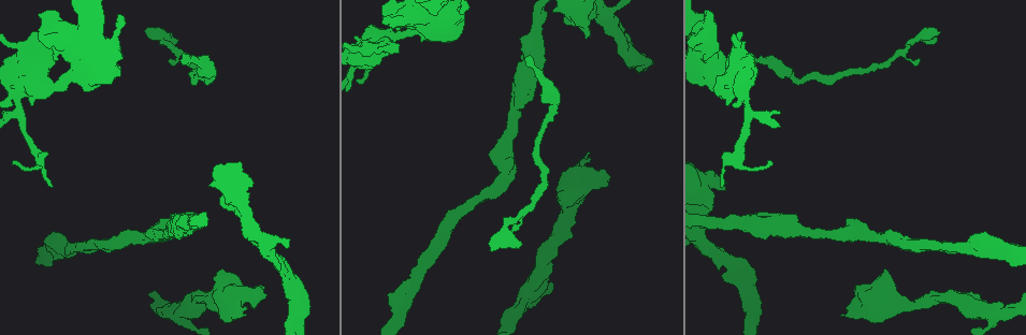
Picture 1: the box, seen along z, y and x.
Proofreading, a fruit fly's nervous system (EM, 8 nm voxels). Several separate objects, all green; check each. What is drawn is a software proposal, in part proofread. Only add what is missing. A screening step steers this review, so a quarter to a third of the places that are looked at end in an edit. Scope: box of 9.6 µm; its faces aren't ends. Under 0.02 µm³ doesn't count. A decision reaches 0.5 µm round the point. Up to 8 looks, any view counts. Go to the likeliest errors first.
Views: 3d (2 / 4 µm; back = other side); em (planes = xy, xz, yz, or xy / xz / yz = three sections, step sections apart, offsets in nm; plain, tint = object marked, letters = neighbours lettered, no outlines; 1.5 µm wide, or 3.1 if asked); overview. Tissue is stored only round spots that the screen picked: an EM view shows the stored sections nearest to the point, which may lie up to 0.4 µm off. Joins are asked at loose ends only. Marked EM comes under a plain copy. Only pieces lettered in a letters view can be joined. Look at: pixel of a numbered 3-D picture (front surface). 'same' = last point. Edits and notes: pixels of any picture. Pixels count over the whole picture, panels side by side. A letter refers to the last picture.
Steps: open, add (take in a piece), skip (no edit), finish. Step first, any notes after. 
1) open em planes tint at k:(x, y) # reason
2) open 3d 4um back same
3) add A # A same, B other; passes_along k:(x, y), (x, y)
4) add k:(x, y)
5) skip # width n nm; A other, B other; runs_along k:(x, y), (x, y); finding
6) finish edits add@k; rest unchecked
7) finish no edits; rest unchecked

open 3d 4um at 1:(722, 188) # free end

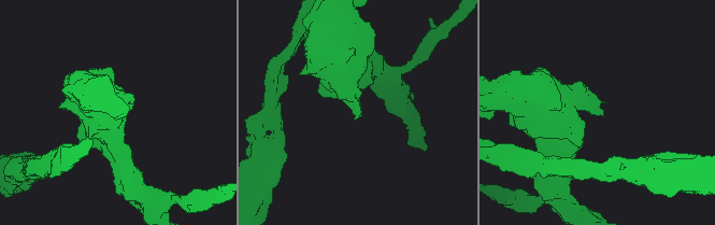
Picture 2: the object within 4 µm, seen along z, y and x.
open em xy step 8 letters at 2:(361, 114) # need the tissue

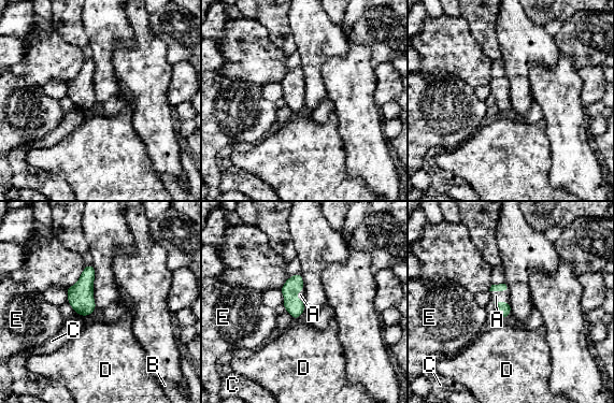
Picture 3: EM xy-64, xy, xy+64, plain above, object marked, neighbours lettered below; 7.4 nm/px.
open em planes letters same # another direction

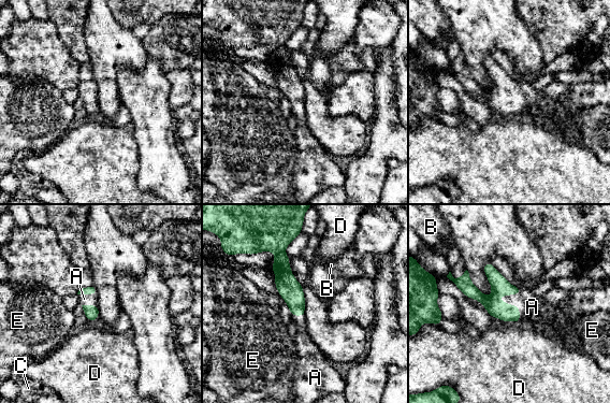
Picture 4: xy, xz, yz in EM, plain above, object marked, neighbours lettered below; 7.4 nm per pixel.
add A # longest_contact A 260 nm; A same, B other, C other, D other, E other; the neuron continues

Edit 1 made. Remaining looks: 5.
open overview # see it whole again

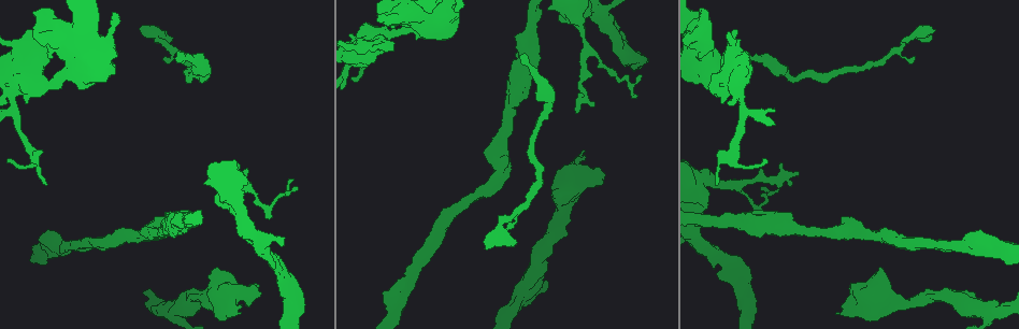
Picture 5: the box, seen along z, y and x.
open em yz step 8 letters at 5:(521, 54)

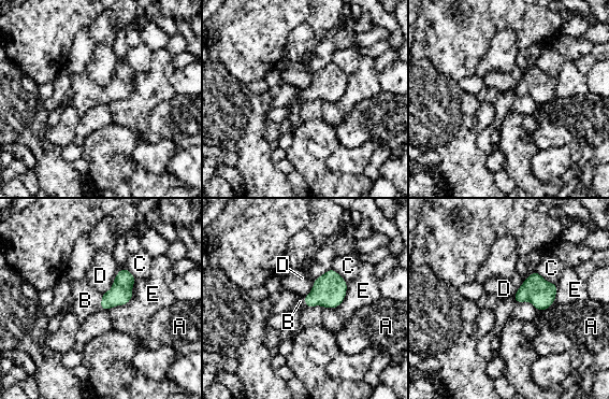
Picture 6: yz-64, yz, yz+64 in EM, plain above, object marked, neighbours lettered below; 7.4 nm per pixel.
open em planes letters same # cut it another way

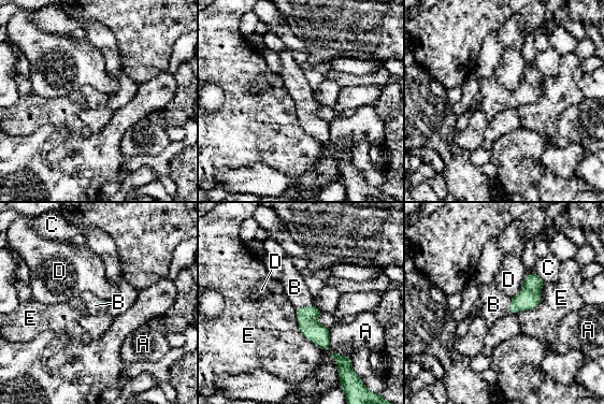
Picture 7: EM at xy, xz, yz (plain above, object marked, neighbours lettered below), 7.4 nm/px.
add B # longest_contact E 380 nm; A other, B same, C other, D other, E other; it goes on there

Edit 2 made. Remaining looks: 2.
finish edits add@4, add@7; rest unchecked

